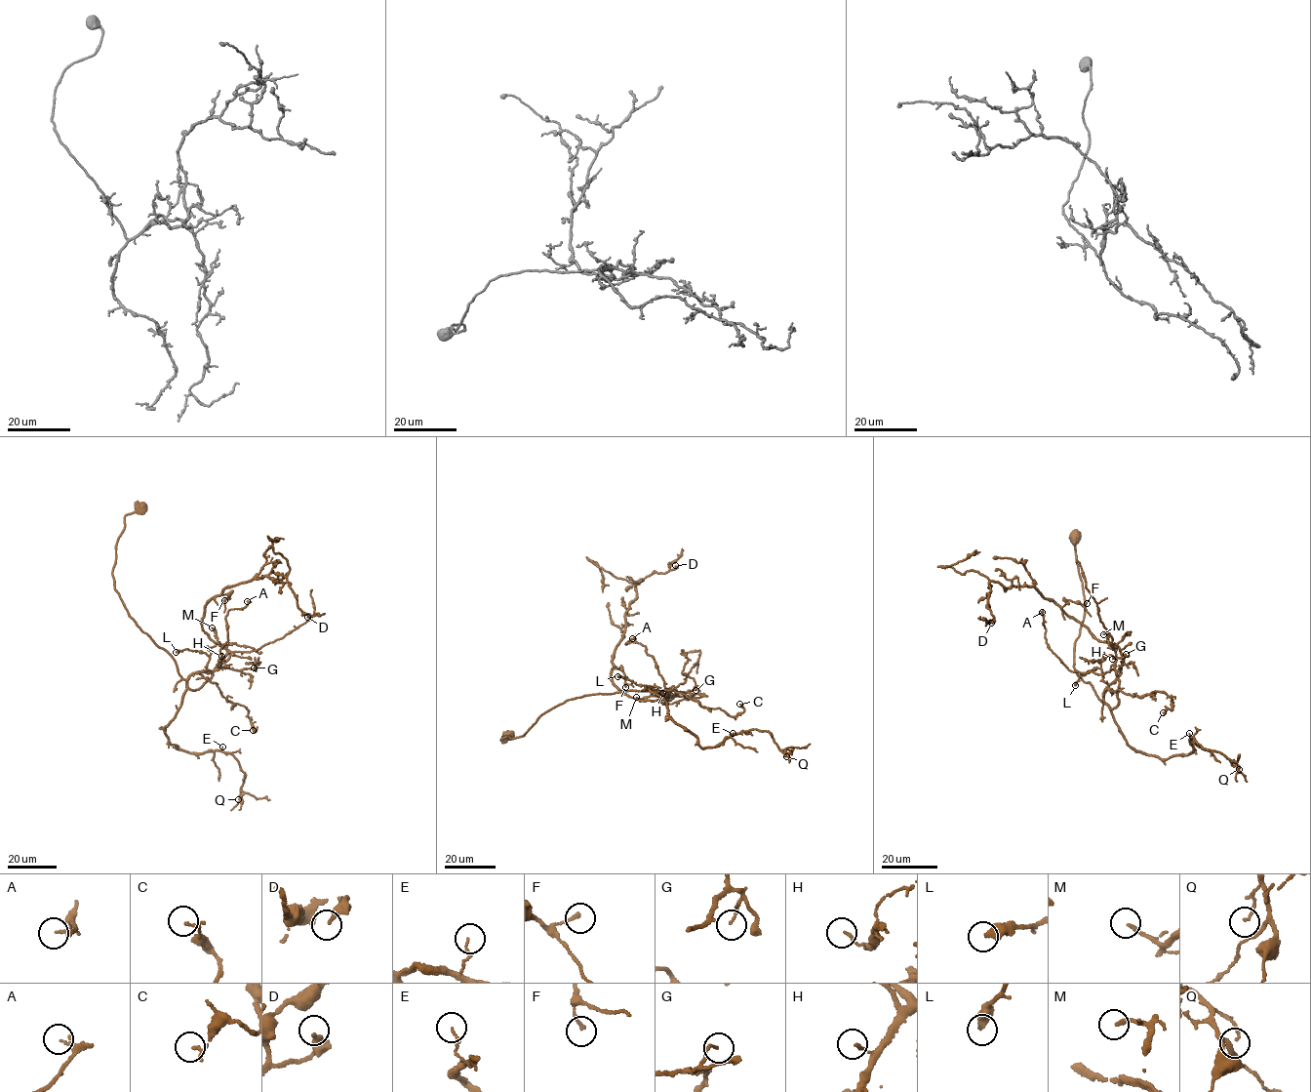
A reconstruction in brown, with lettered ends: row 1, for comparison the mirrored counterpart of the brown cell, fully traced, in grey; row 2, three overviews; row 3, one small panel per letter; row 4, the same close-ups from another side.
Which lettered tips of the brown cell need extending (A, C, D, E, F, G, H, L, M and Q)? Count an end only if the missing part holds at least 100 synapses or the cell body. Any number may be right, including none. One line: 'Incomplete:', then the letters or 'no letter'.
Incomplete: no letter

